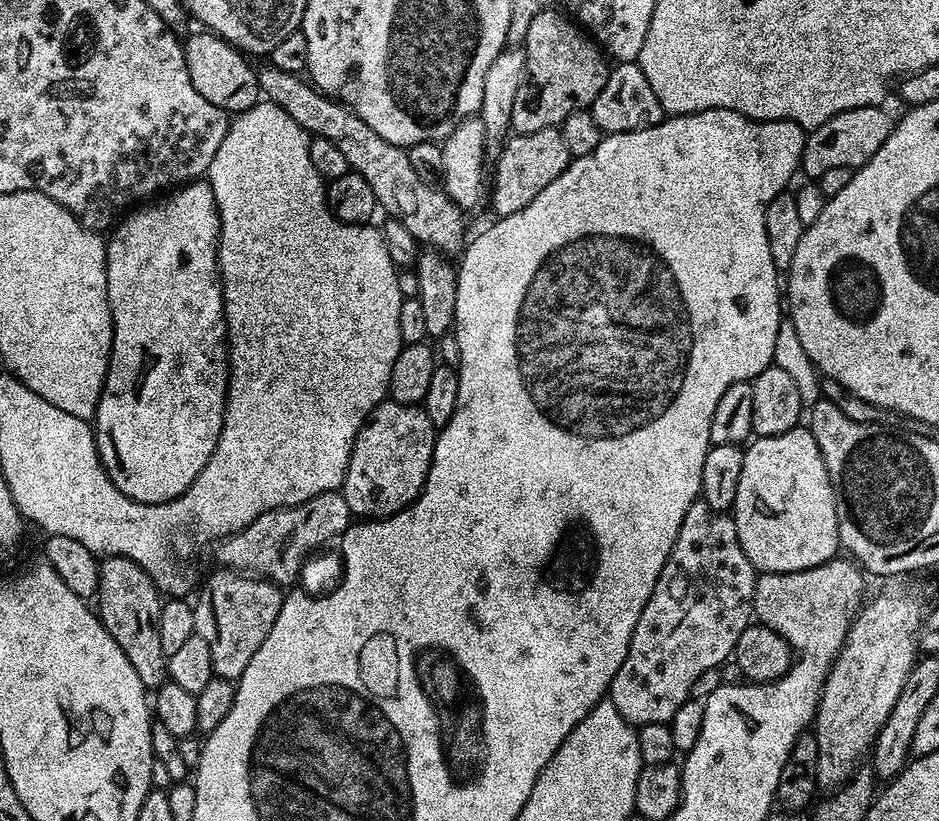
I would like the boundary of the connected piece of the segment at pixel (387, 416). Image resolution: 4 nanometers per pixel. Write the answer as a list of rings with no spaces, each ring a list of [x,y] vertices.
[[[391,398],[385,399],[384,403],[377,406],[368,416],[368,423],[356,436],[348,469],[344,475],[342,495],[353,517],[383,518],[410,507],[424,489],[424,483],[432,465],[437,435],[437,425],[430,422],[423,407],[414,404],[399,404],[397,400]]]

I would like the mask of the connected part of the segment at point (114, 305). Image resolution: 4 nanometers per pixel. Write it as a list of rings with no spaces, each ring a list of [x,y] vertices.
[[[189,182],[168,195],[125,215],[106,240],[112,353],[94,417],[96,452],[114,486],[139,504],[177,500],[198,478],[218,446],[228,399],[230,365],[218,267],[220,211],[207,182]]]

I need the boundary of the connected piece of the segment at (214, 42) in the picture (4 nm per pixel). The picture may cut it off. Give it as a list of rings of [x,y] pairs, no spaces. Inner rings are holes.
[[[193,31],[182,44],[186,70],[190,74],[190,82],[194,82],[194,90],[198,90],[206,102],[214,102],[214,106],[229,114],[245,112],[250,110],[250,106],[261,103],[260,77],[257,69],[248,65],[249,57],[226,43],[215,32],[196,31],[200,32]]]

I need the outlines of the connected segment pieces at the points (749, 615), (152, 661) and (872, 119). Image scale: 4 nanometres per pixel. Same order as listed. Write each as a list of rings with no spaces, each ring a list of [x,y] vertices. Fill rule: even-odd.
[[[702,502],[694,503],[690,506],[690,510],[686,510],[686,514],[682,518],[682,530],[678,530],[678,538],[674,542],[674,550],[670,550],[666,566],[662,566],[662,574],[658,578],[658,582],[654,586],[654,590],[650,594],[650,598],[646,602],[646,606],[642,610],[642,614],[638,618],[638,622],[632,631],[632,641],[628,647],[628,656],[622,662],[622,666],[612,679],[610,687],[610,699],[614,702],[614,706],[618,710],[618,714],[622,714],[622,718],[633,726],[642,724],[665,724],[667,725],[678,710],[678,706],[682,706],[691,697],[691,688],[694,682],[698,682],[702,674],[711,668],[719,669],[735,653],[738,638],[742,638],[742,630],[746,630],[750,621],[754,616],[754,605],[752,599],[756,593],[756,582],[758,579],[757,569],[746,558],[746,554],[742,550],[742,546],[738,542],[738,534],[736,533],[736,521],[731,515],[715,512],[710,510],[710,506],[706,506]]]
[[[110,556],[99,561],[100,577],[98,578],[98,615],[104,624],[104,628],[122,646],[122,654],[130,666],[134,666],[138,678],[142,678],[145,689],[155,690],[163,684],[169,683],[168,678],[168,657],[162,654],[162,641],[158,638],[158,614],[162,603],[161,593],[158,591],[156,581],[148,577],[148,572],[142,566],[138,566],[130,558],[125,556]]]
[[[880,106],[855,108],[838,113],[830,122],[811,129],[804,142],[804,153],[800,159],[803,175],[808,178],[819,178],[826,170],[834,170],[834,166],[857,169],[867,164],[878,154],[882,142],[890,138],[894,131],[894,120],[884,113]]]

